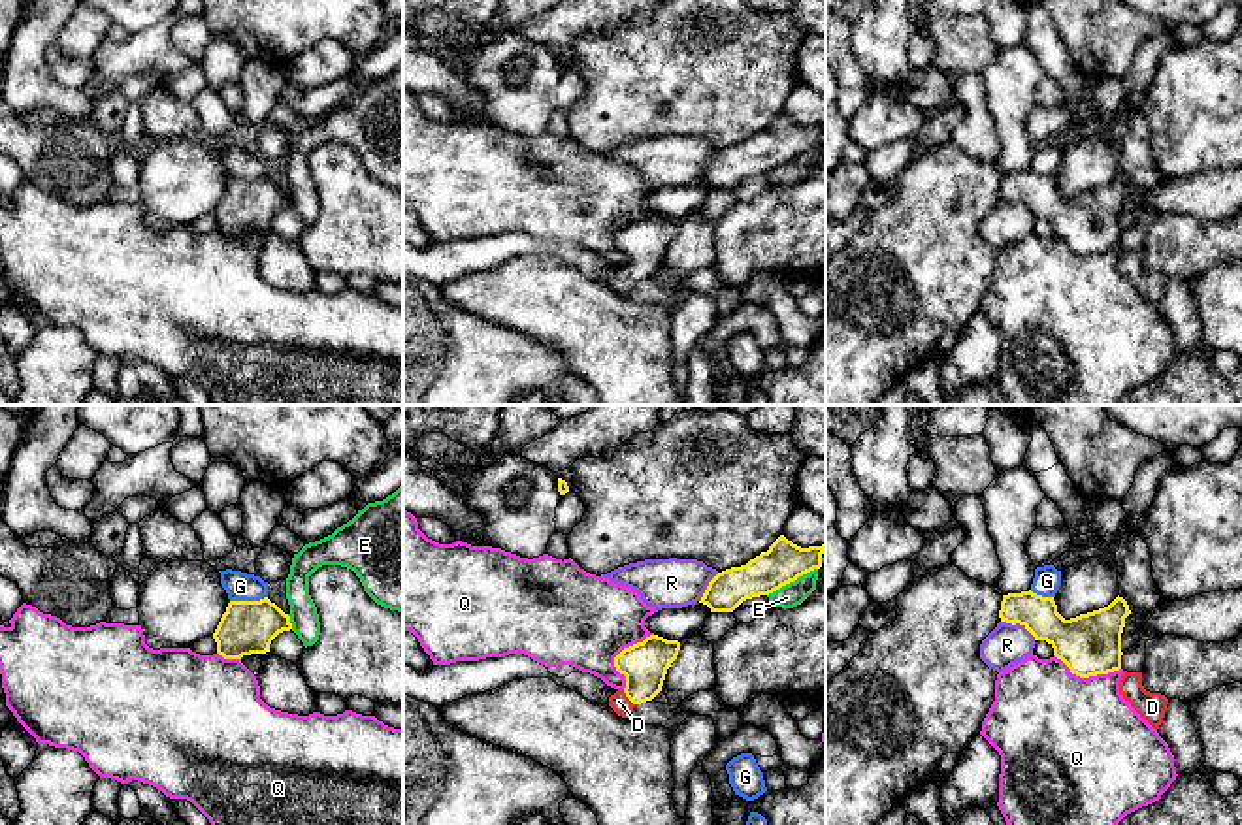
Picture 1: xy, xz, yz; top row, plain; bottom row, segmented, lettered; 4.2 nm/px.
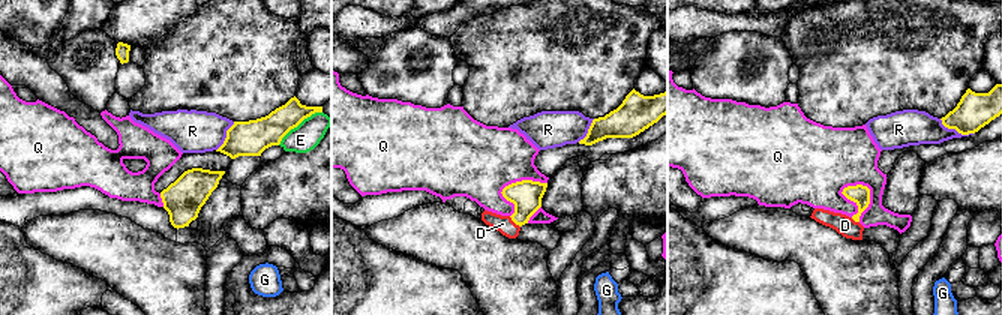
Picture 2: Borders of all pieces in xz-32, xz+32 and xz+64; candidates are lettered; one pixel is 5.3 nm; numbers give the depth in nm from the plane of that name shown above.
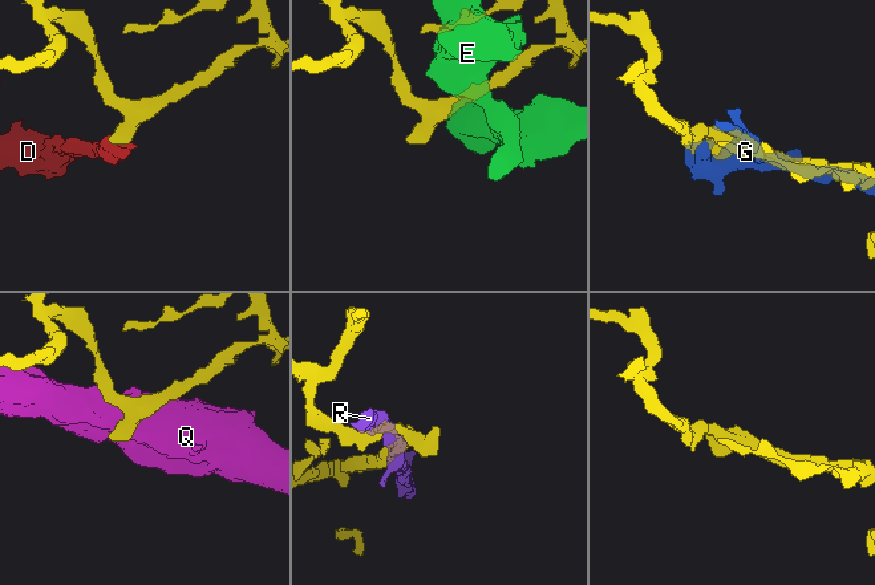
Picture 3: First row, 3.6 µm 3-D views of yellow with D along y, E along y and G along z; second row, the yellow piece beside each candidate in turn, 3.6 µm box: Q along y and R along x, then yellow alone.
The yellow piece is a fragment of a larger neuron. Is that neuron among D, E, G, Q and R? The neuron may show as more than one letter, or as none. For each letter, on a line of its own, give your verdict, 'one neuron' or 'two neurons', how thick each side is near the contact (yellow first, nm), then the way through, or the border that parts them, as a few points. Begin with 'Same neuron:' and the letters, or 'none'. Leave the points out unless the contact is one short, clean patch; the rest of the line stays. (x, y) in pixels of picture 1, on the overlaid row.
Same neuron: D
D: one neuron | 190/80 nm | across xz (645, 663), (645, 677), (626, 695), (619, 701)
E: two neurons | 180/100 nm
G: two neurons | 220/130 nm | along xy (266, 596), (230, 601)
Q: two neurons | 190/400 nm | along xz (653, 633), (615, 658), (615, 667), (624, 677), (622, 688)
R: two neurons | 190/180 nm

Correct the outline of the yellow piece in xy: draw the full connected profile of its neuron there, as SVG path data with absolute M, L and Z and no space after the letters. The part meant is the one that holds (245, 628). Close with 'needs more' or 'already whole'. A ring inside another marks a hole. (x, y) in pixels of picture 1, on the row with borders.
M268 597L260 601L230 601L213 639L219 655L241 659L243 655L270 652L271 640L290 629L290 616Z; already whole

